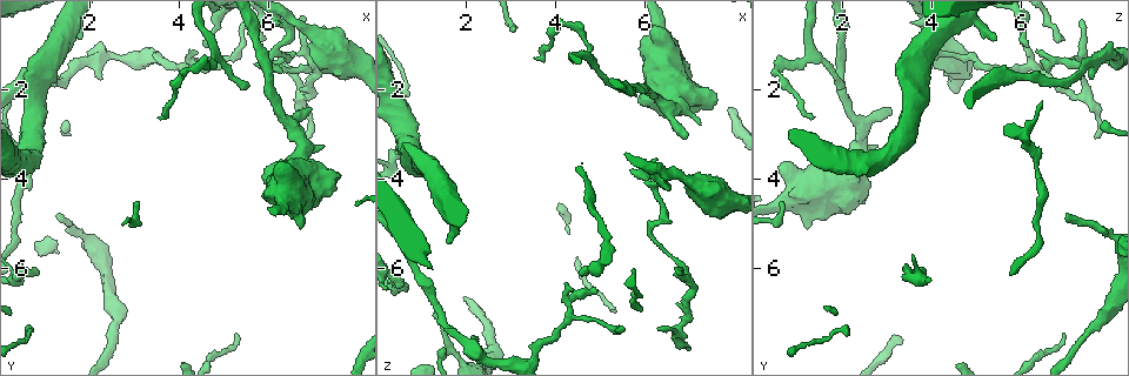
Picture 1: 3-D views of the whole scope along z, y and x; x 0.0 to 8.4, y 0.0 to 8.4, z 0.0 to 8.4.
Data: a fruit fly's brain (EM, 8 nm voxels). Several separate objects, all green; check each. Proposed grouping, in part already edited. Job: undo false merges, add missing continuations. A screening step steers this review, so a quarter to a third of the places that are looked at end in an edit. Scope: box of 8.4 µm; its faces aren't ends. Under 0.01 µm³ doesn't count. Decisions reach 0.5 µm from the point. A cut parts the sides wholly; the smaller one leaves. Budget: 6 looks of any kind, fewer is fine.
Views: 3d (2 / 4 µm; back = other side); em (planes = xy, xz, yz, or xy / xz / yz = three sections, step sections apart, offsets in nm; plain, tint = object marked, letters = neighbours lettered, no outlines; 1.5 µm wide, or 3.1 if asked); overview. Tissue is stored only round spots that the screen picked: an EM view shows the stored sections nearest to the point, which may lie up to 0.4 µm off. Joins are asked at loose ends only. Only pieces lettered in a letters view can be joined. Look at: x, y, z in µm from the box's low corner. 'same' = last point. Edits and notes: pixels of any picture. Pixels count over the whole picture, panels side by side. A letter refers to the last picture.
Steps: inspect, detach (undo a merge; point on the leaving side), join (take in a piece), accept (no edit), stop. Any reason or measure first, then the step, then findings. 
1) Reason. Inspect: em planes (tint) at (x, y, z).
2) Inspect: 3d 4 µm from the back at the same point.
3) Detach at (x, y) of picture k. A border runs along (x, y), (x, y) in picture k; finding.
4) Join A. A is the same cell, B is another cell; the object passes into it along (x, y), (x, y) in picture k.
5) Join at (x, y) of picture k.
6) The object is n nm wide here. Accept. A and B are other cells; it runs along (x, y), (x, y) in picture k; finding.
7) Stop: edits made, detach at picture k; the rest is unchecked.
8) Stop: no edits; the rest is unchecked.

An open end. Inspect: em planes (letters) at (6.70, 5.05, 1.20).

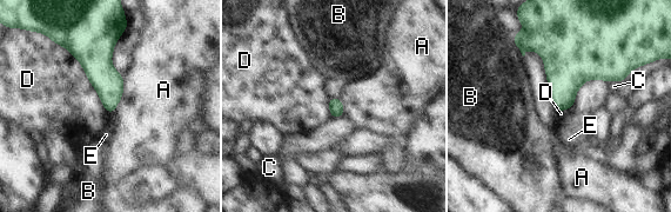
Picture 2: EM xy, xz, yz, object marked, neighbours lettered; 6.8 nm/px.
The longest contact is with D, 600 nm. Accept. A, B, C, D and E are other cells; a border runs along (54, 42), (79, 61), (108, 113) in picture 2; no lettered piece goes on from it.

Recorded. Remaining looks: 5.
Inspect: em planes (letters) at (3.60, 2.65, 1.30).

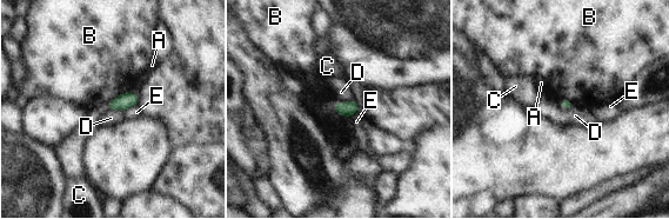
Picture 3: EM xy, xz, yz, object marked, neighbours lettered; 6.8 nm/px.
Accept. A, B, C, D and E are other cells; a border runs along (559, 103), (563, 108), (573, 105) in picture 3; no lettered piece goes on from it.

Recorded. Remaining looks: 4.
Tapers out. Inspect: em planes (plain) at (0.80, 6.05, 3.85).

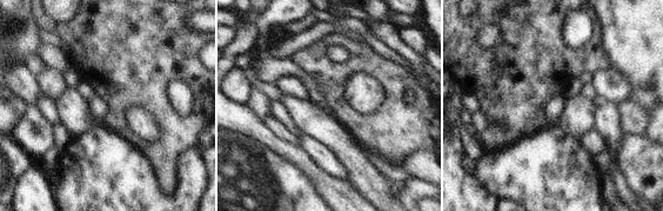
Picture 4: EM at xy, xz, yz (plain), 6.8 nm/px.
What lies round it. Inspect: em planes (letters) at the same point.

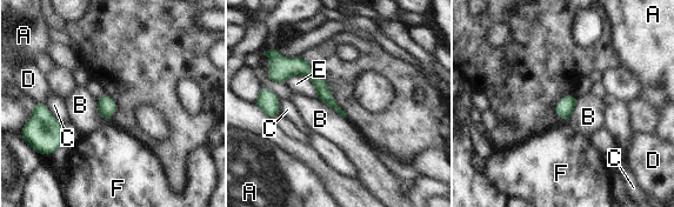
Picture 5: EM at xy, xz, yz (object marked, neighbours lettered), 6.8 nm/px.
Accept. A, B, C, D, E and F are other cells; a border runs along (318, 99), (346, 118) in picture 5; none of them fits.

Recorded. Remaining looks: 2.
Stop: no edits; the rest is unchecked.

